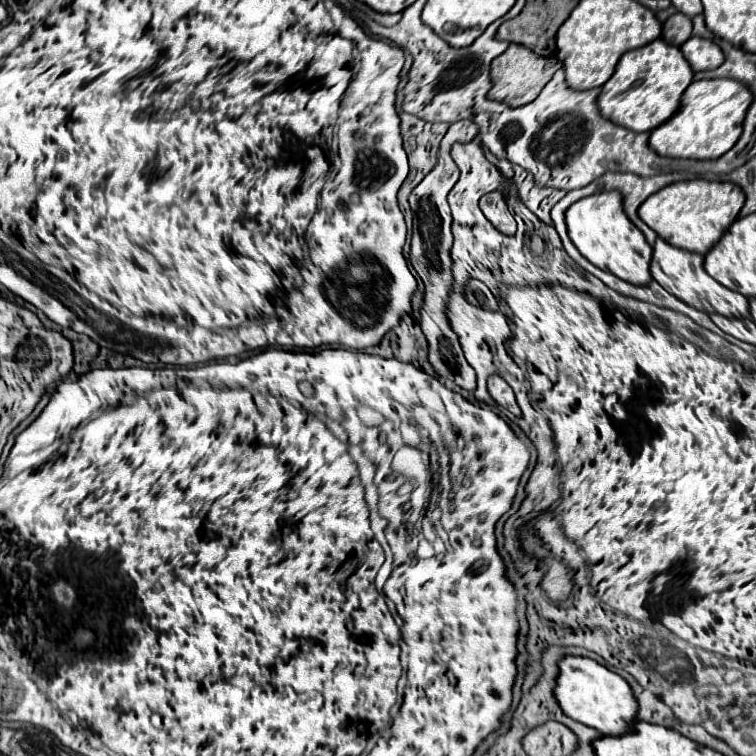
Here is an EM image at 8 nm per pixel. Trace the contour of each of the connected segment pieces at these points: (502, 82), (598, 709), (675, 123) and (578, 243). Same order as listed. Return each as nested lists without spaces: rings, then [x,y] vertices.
[[[511,43],[507,47],[505,53],[501,53],[499,57],[493,59],[491,63],[491,91],[489,91],[489,99],[495,99],[495,101],[503,101],[507,103],[509,107],[519,107],[519,105],[525,105],[529,101],[533,101],[541,89],[547,85],[547,81],[553,77],[553,73],[561,69],[561,61],[557,57],[541,57],[537,53],[533,53],[531,49],[523,47],[523,45],[517,45],[517,43]]]
[[[573,655],[559,659],[559,677],[555,679],[553,693],[567,717],[593,727],[603,735],[627,733],[637,717],[637,701],[627,681],[593,659]]]
[[[699,79],[693,81],[681,97],[679,111],[663,125],[651,131],[649,145],[661,157],[683,159],[717,159],[727,153],[741,137],[741,125],[753,95],[735,79]]]
[[[619,191],[595,193],[573,203],[567,209],[567,229],[573,245],[595,267],[609,271],[633,285],[647,285],[651,281],[649,261],[653,249],[645,241],[643,233],[635,231],[635,225],[623,209],[623,197]]]

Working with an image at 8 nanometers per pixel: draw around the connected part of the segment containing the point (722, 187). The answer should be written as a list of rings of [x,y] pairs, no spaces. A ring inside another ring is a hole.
[[[679,181],[663,187],[651,195],[639,209],[639,217],[667,243],[687,249],[691,253],[705,255],[729,229],[729,225],[739,217],[743,209],[743,189],[735,183],[723,181]]]

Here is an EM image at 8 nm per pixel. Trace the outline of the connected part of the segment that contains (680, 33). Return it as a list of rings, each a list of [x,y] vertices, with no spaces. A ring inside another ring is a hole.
[[[675,13],[671,15],[665,23],[663,23],[663,31],[661,37],[671,43],[681,47],[681,43],[685,43],[691,37],[691,19],[683,13]]]

